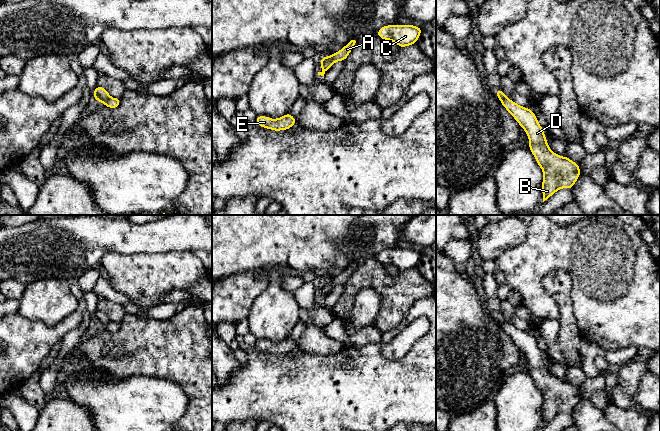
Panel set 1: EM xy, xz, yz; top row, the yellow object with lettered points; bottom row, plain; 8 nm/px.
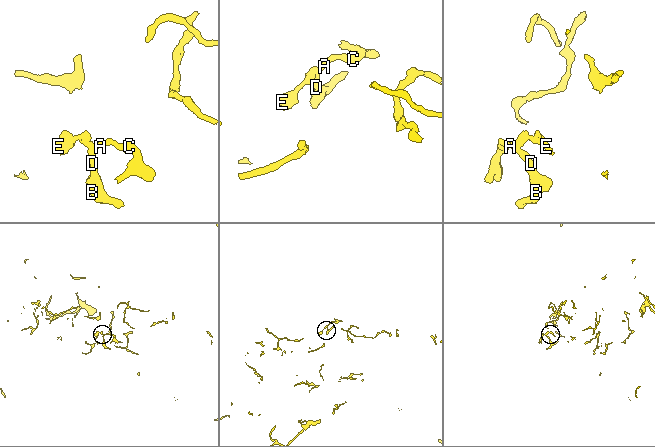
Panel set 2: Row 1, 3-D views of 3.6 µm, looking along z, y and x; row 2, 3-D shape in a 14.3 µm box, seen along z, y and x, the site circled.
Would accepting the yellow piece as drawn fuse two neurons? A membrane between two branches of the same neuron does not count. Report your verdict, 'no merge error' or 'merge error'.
merge error

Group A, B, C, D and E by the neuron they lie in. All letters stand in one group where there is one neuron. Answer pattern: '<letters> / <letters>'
A B C D / E

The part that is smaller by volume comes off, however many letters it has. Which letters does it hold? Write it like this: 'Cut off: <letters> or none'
Cut off: A, B, C, D

